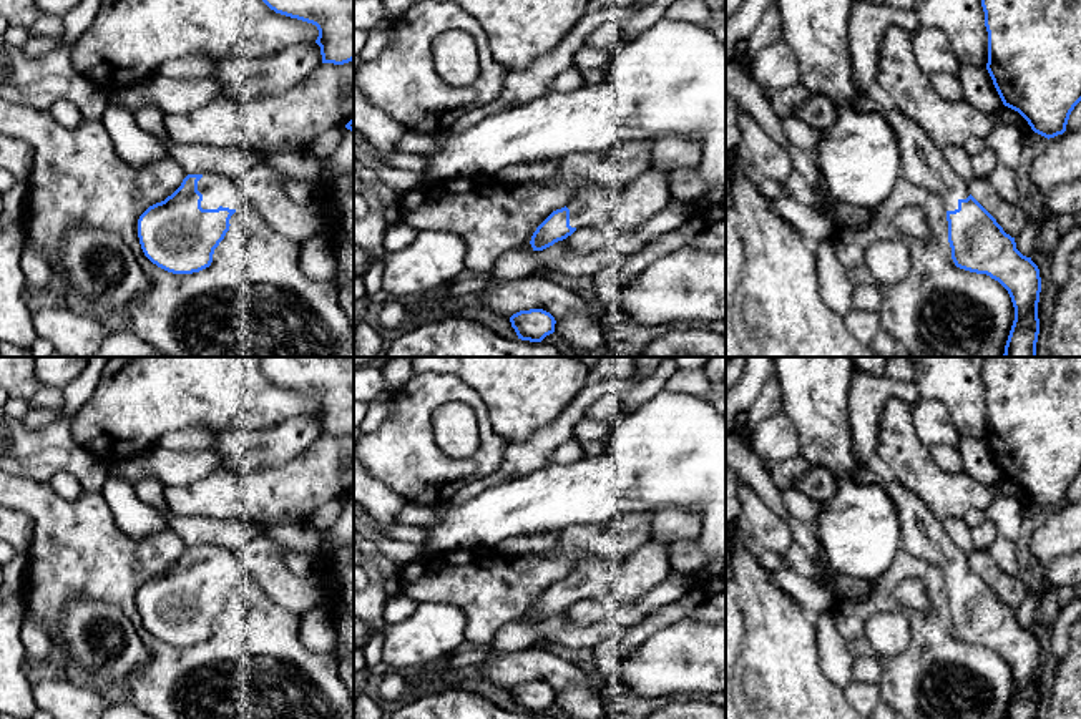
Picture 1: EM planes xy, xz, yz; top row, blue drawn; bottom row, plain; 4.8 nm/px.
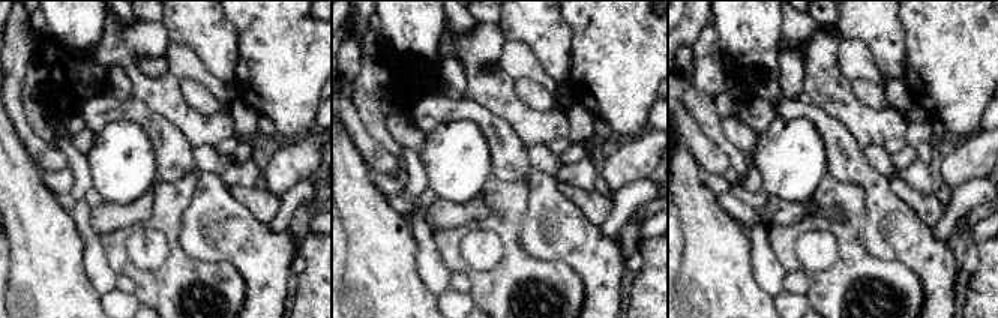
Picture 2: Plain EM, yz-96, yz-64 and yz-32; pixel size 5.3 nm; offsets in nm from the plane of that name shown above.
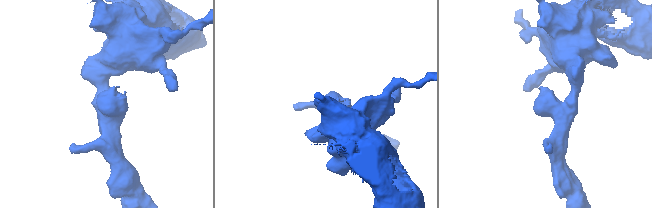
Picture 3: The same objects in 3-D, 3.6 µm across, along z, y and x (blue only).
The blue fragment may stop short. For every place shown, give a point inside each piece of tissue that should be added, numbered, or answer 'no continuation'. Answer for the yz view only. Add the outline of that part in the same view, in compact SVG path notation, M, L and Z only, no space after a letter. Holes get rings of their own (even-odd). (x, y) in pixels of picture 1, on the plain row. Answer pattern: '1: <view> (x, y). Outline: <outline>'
1: yz (924, 535). Outline: M862 467L855 473L858 483L880 483L892 496L903 528L903 548L915 558L937 565L946 583L958 581L958 573L970 568L968 553L960 550L932 510L900 482L883 482Z

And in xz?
1: xz (591, 578). Outline: M580 556L566 580L570 581L570 598L606 601L611 594L616 575L613 565L598 556Z

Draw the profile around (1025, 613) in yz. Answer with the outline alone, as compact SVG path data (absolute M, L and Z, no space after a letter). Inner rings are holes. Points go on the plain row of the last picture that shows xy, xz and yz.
M1030 594L1026 601L1015 609L1016 621L1023 628L1031 629L1031 626L1035 624L1036 606L1038 606L1038 596Z

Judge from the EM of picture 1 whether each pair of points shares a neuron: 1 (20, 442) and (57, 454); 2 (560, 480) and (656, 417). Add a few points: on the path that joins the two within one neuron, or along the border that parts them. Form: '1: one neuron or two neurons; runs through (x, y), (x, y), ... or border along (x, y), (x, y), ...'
1: one neuron; runs through (29, 450), (32, 454), (48, 454)
2: one neuron; runs through (583, 480), (593, 480), (633, 440)

